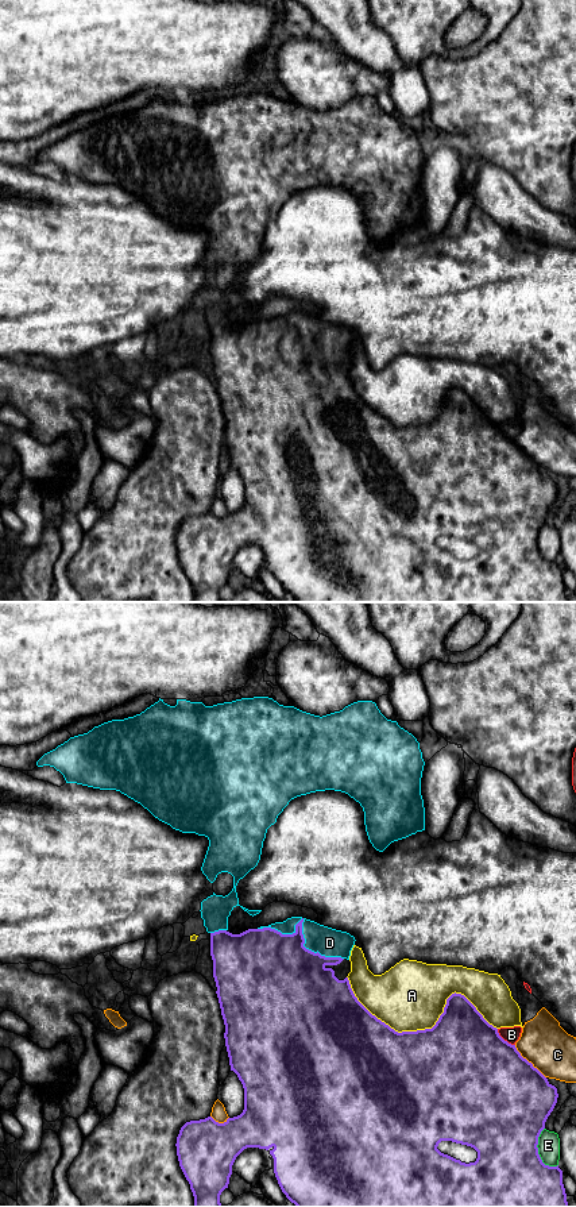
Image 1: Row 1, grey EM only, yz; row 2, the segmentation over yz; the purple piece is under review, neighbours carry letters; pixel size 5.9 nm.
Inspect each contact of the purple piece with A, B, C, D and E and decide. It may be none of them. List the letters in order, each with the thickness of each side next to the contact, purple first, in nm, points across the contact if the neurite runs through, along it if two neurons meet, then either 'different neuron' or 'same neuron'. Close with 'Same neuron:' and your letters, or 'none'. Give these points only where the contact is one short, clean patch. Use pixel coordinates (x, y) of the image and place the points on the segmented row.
A: 500/420 nm | different neuron
B: 500/100 nm | different neuron
C: 500/280 nm | different neuron
D: 380/170 nm | same neuron
E: 480/130 nm | different neuron
Same neuron: D

